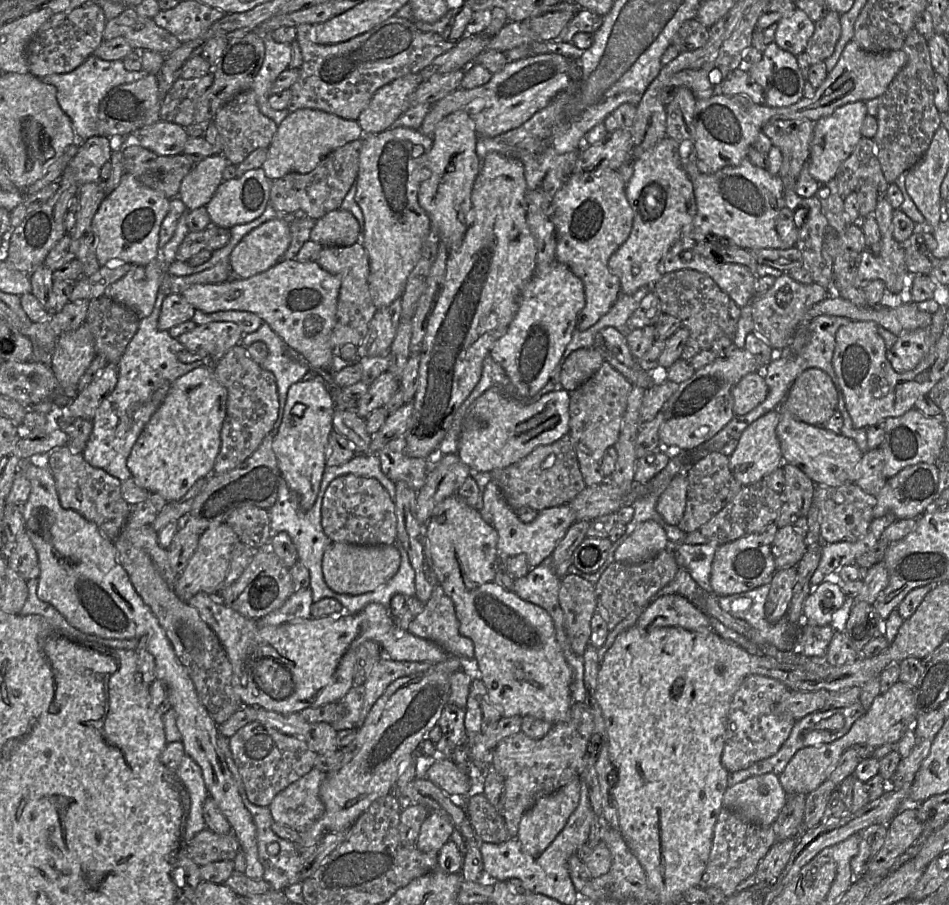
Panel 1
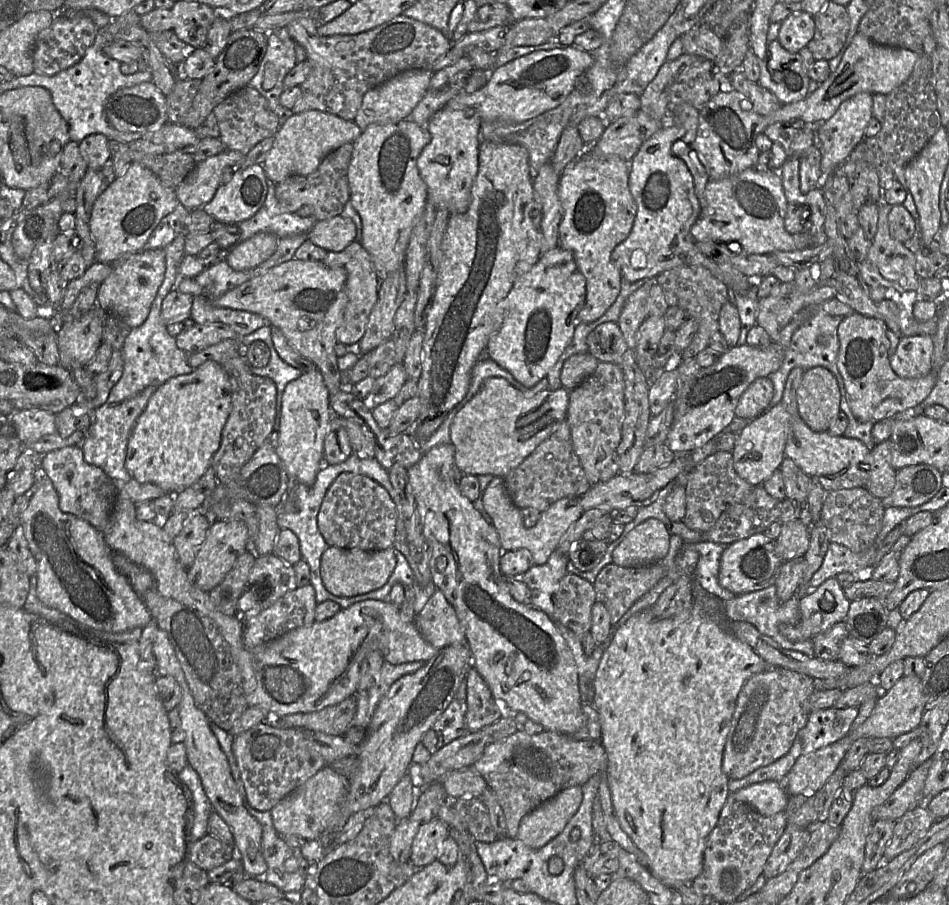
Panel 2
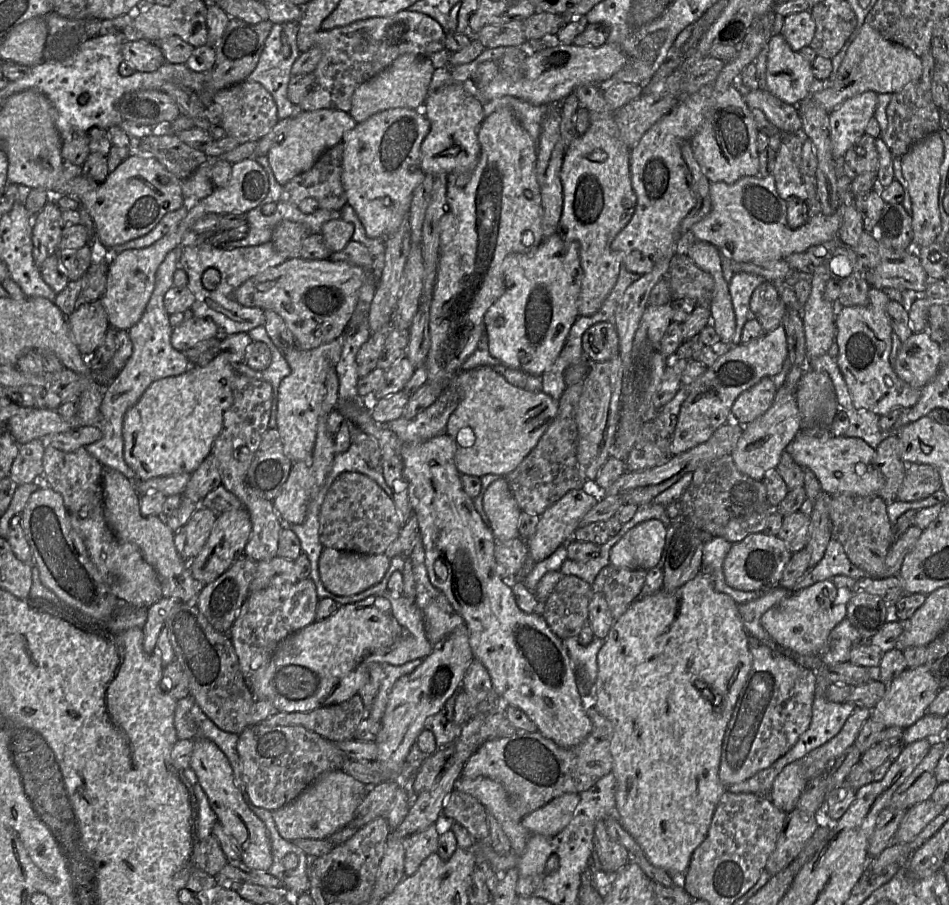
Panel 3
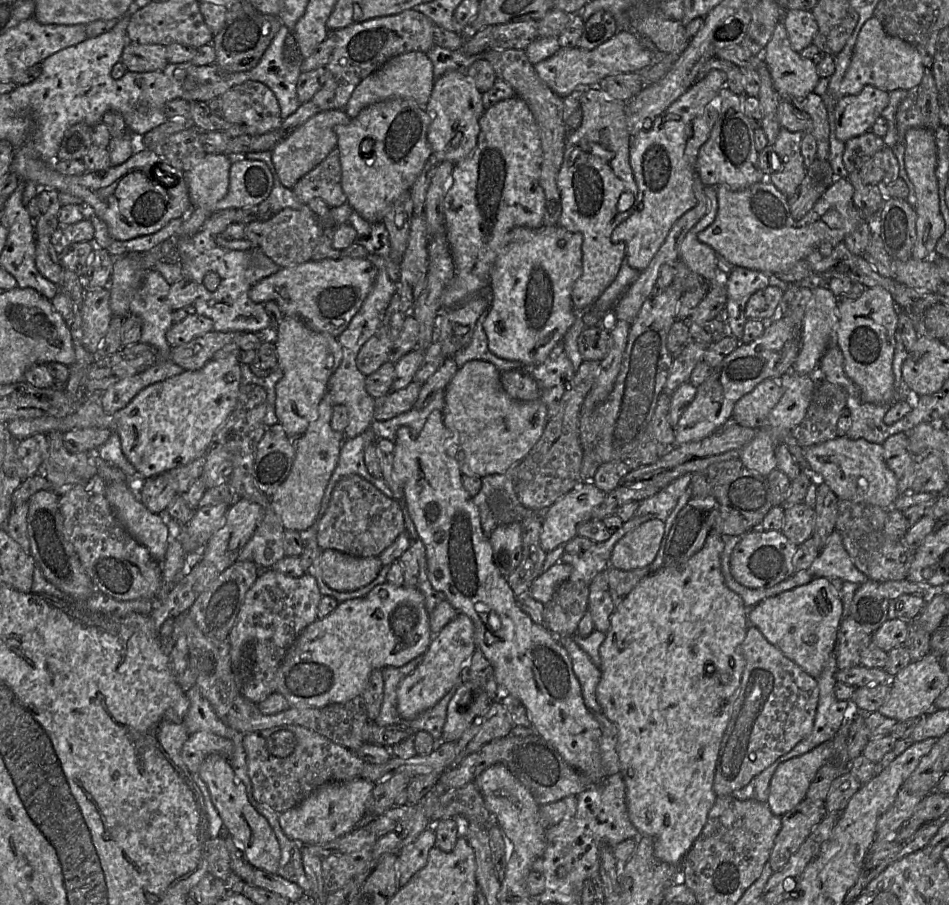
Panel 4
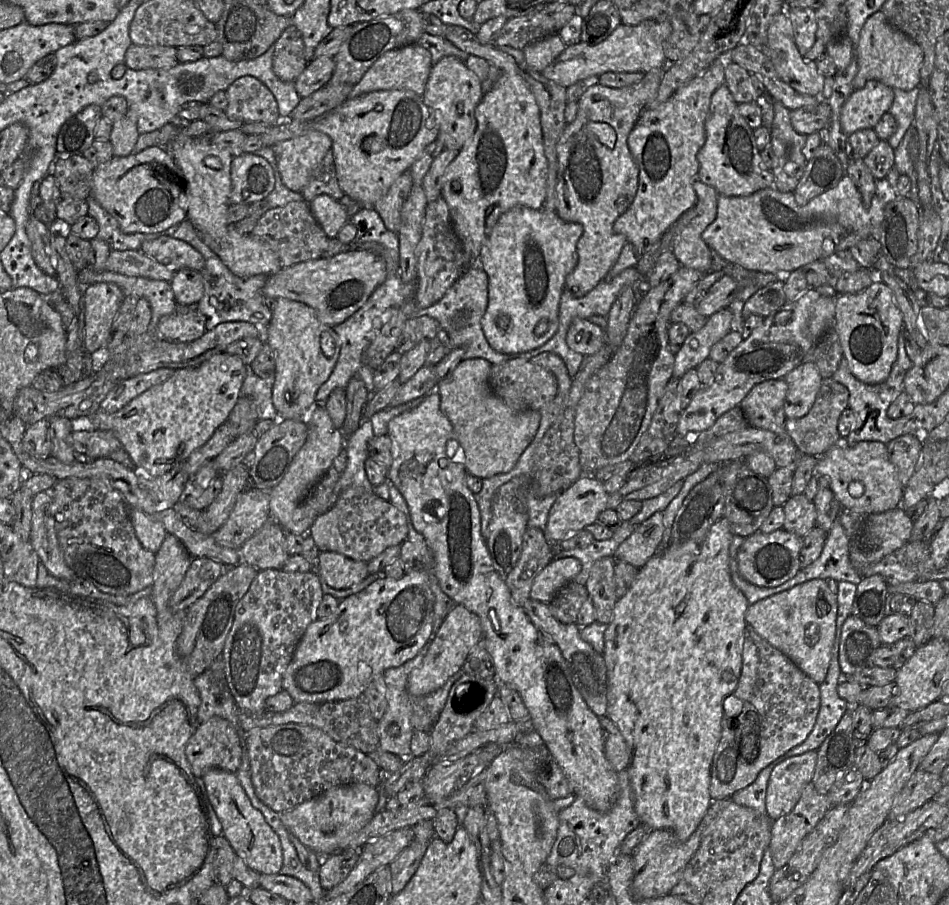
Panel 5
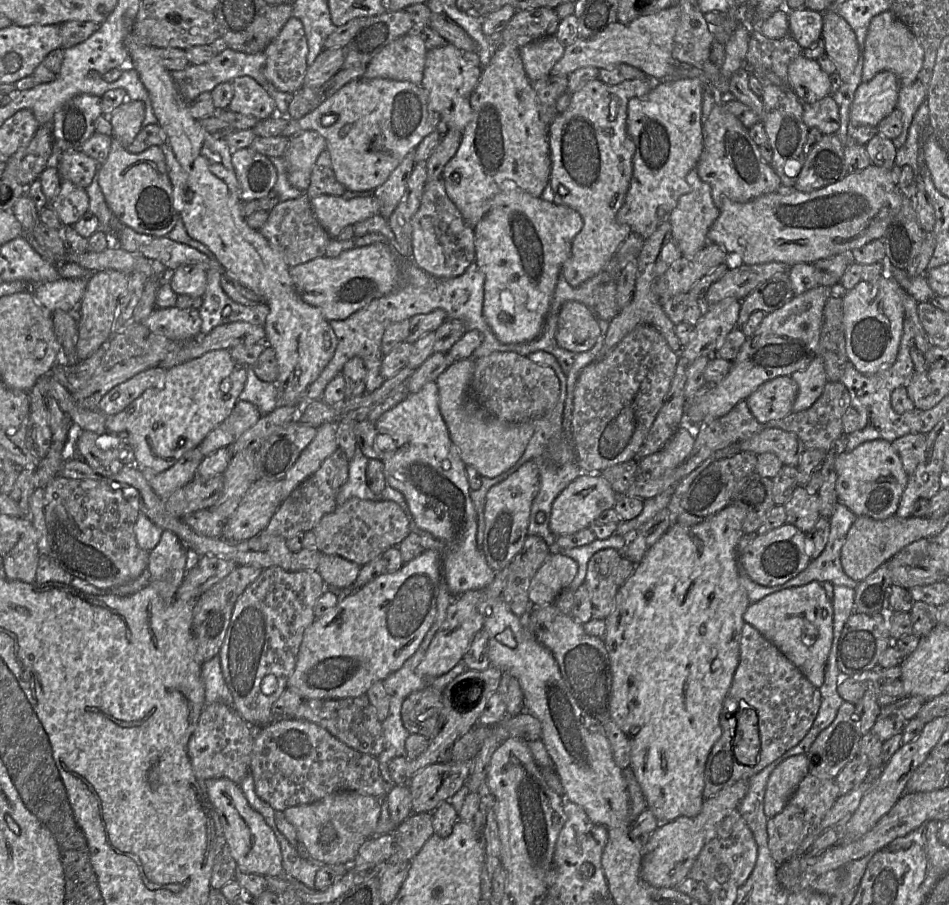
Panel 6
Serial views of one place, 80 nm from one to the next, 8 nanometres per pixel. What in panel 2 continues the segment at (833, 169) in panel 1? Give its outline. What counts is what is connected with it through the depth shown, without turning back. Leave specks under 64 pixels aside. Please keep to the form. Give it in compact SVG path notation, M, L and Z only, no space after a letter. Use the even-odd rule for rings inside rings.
M858 93L843 101L835 114L828 120L816 126L815 145L821 153L821 170L823 178L833 175L836 170L848 159L857 144L863 141L868 123L872 117L873 95Z

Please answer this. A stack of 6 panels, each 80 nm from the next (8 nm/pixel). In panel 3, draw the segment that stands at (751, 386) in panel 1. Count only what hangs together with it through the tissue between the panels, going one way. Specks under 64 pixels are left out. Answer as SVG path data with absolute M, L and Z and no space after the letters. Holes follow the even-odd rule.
M763 377L739 395L732 406L731 419L743 426L753 422L772 406L777 390L771 377Z

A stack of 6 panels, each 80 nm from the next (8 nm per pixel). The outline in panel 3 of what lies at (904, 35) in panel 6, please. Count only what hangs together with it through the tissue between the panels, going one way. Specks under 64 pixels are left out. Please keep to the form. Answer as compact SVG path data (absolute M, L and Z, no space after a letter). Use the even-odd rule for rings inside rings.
M864 22L848 48L836 77L827 80L822 91L810 96L828 112L832 112L844 100L865 91L874 91L877 94L899 92L908 83L920 80L922 73L922 61L911 49L885 39L876 29Z

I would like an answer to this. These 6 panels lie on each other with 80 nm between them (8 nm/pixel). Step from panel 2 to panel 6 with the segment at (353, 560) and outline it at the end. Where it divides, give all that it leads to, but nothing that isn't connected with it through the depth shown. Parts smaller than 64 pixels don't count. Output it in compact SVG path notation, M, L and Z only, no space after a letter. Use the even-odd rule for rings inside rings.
M323 554L317 571L327 588L348 590L354 589L353 585L360 568L355 562L338 555Z

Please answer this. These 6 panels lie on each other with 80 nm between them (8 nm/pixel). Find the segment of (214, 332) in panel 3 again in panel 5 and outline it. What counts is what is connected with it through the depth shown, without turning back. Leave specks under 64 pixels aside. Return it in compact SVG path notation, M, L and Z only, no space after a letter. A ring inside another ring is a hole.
M198 311L189 312L185 316L172 313L160 319L156 335L169 342L187 343L200 338L206 332L205 324L205 315Z

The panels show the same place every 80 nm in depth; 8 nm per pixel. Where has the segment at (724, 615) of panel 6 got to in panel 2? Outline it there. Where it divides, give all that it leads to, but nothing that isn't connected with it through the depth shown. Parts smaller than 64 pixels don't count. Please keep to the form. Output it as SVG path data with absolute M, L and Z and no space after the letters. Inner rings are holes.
M694 600L691 612L683 612L674 618L654 619L651 608L633 615L616 630L612 641L603 652L594 680L593 703L599 713L602 744L607 753L606 775L612 805L621 828L645 854L648 860L647 868L661 882L691 884L701 874L707 839L729 796L729 778L722 770L722 757L737 697L750 677L768 669L769 665L747 643L725 632L718 624L699 614L699 607L694 604Z

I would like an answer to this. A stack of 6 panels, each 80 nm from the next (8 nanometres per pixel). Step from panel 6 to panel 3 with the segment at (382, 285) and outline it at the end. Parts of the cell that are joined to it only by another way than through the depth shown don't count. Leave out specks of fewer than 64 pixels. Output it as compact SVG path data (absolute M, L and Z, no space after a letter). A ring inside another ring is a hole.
M297 257L250 278L235 290L234 299L245 307L278 313L292 334L295 345L310 350L341 339L356 307L364 280L364 270L350 263Z

